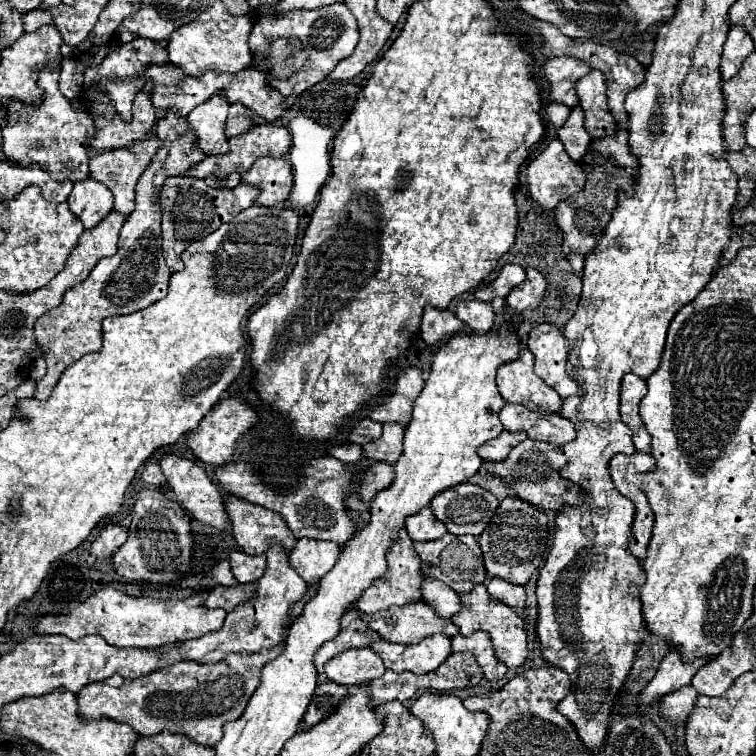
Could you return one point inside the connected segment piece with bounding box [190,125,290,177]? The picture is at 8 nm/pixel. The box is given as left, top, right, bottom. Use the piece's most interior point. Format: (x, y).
(273, 141)

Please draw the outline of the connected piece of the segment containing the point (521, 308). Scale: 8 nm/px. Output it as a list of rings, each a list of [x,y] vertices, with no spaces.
[[[526,269],[526,281],[520,283],[518,289],[506,297],[508,309],[516,315],[536,309],[544,299],[546,285],[546,279],[536,269]]]

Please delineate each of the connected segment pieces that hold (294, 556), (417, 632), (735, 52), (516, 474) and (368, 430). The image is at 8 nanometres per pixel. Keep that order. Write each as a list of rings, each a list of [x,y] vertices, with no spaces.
[[[302,537],[290,553],[290,565],[308,583],[316,585],[338,561],[340,545],[332,541],[316,541]]]
[[[424,601],[406,605],[404,609],[386,609],[374,615],[364,613],[364,619],[386,641],[400,645],[416,645],[434,633],[444,633],[448,637],[458,635],[456,625],[450,619],[434,615],[434,611]]]
[[[732,27],[728,33],[728,39],[724,43],[720,73],[724,81],[730,81],[742,67],[744,59],[754,51],[754,43],[750,35],[744,31],[744,27]]]
[[[526,439],[510,451],[508,459],[486,463],[486,469],[490,475],[498,475],[520,499],[530,501],[534,507],[560,511],[566,505],[578,507],[586,499],[586,493],[582,489],[578,489],[574,483],[570,483],[560,475],[560,469],[566,467],[566,461],[568,459],[560,447]]]
[[[362,419],[354,425],[352,433],[348,435],[348,439],[352,443],[358,443],[358,445],[366,445],[370,441],[376,441],[382,437],[382,423],[378,421],[372,421],[372,419]]]

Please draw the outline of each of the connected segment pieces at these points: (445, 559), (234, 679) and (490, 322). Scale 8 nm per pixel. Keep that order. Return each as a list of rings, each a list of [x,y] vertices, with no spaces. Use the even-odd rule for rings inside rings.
[[[446,533],[442,539],[438,541],[422,541],[422,543],[414,543],[420,559],[422,559],[422,569],[428,577],[444,581],[446,585],[450,585],[456,593],[470,593],[474,589],[474,585],[478,583],[486,583],[488,573],[484,567],[484,557],[482,557],[482,549],[478,545],[478,539],[474,535],[464,535],[464,537],[452,537],[450,533]]]
[[[270,649],[268,653],[256,655],[228,655],[216,665],[196,665],[186,661],[172,665],[172,669],[158,669],[138,679],[114,675],[110,679],[86,685],[78,693],[78,709],[84,719],[110,717],[132,725],[140,735],[150,737],[166,729],[170,733],[182,733],[200,745],[212,745],[212,739],[220,739],[222,725],[240,717],[250,693],[260,683],[264,663],[276,657],[276,653],[280,653],[280,649]]]
[[[476,299],[460,301],[456,307],[456,315],[476,333],[488,333],[494,327],[494,317],[496,317],[490,303],[482,303]]]

